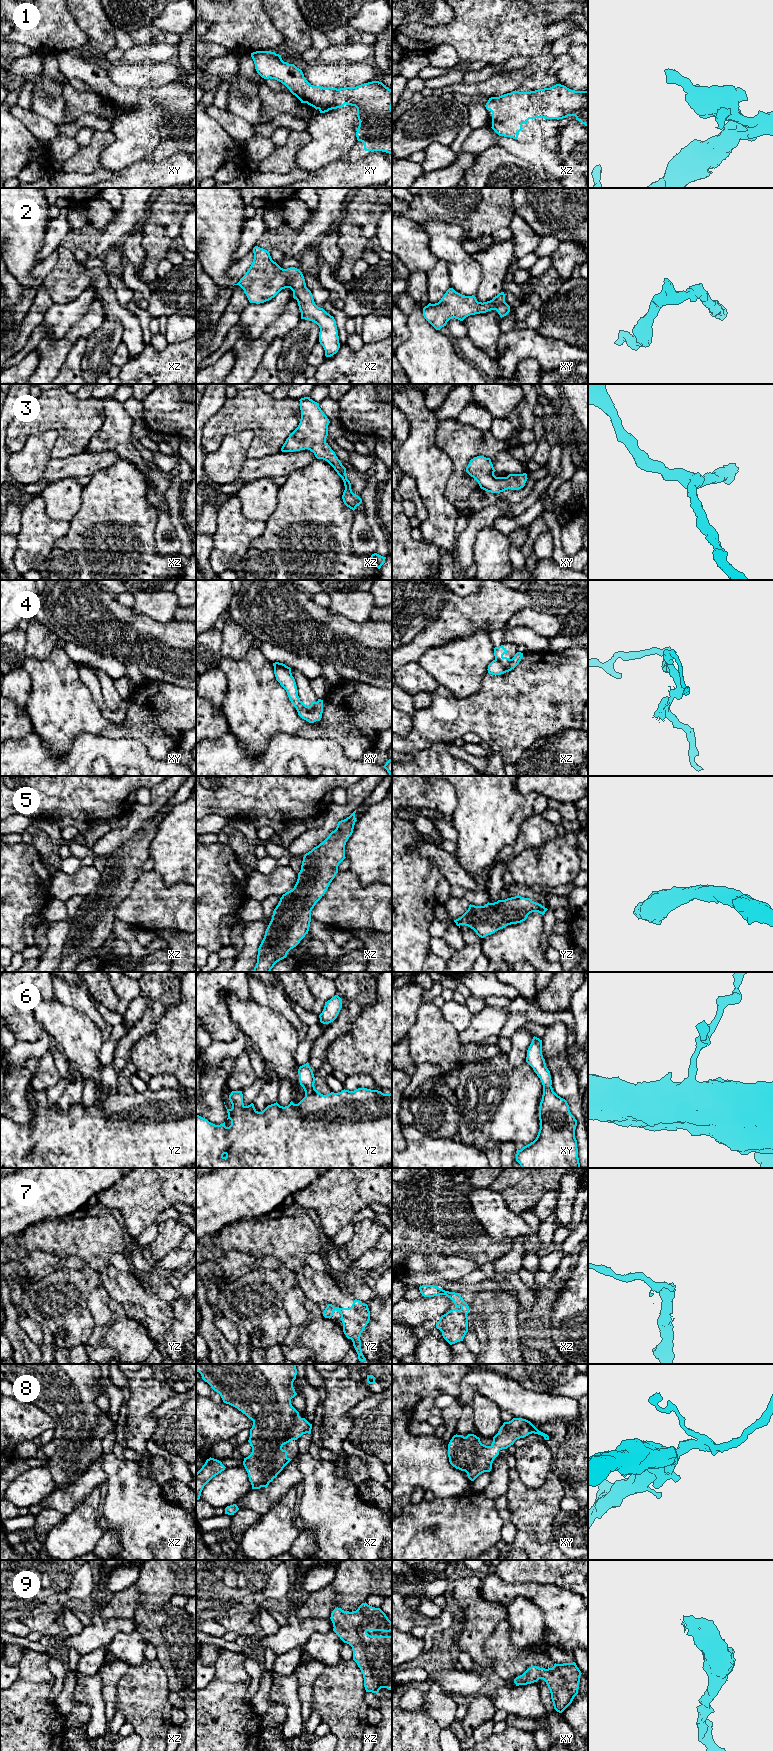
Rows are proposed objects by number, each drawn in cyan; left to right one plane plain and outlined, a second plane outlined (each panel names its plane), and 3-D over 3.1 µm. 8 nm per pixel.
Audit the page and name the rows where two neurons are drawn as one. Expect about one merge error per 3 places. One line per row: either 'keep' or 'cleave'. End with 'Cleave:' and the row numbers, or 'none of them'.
1: keep
2: keep
3: keep
4: cleave
5: keep
6: keep
7: cleave
8: keep
9: keep
Cleave: 4, 7

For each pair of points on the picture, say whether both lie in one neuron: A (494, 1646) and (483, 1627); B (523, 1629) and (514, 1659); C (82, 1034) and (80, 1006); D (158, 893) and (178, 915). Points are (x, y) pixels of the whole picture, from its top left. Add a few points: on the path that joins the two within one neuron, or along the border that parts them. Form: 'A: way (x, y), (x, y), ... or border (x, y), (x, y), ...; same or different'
A: border (506, 1621), (485, 1642), (492, 1660); different
B: border (509, 1625), (510, 1640), (515, 1646), (541, 1650); different
C: border (59, 1000), (78, 1011), (84, 1012), (98, 1026); different
D: way (161, 898), (173, 910); same

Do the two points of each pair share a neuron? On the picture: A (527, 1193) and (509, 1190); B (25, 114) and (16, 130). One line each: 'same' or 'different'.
A: same
B: different

